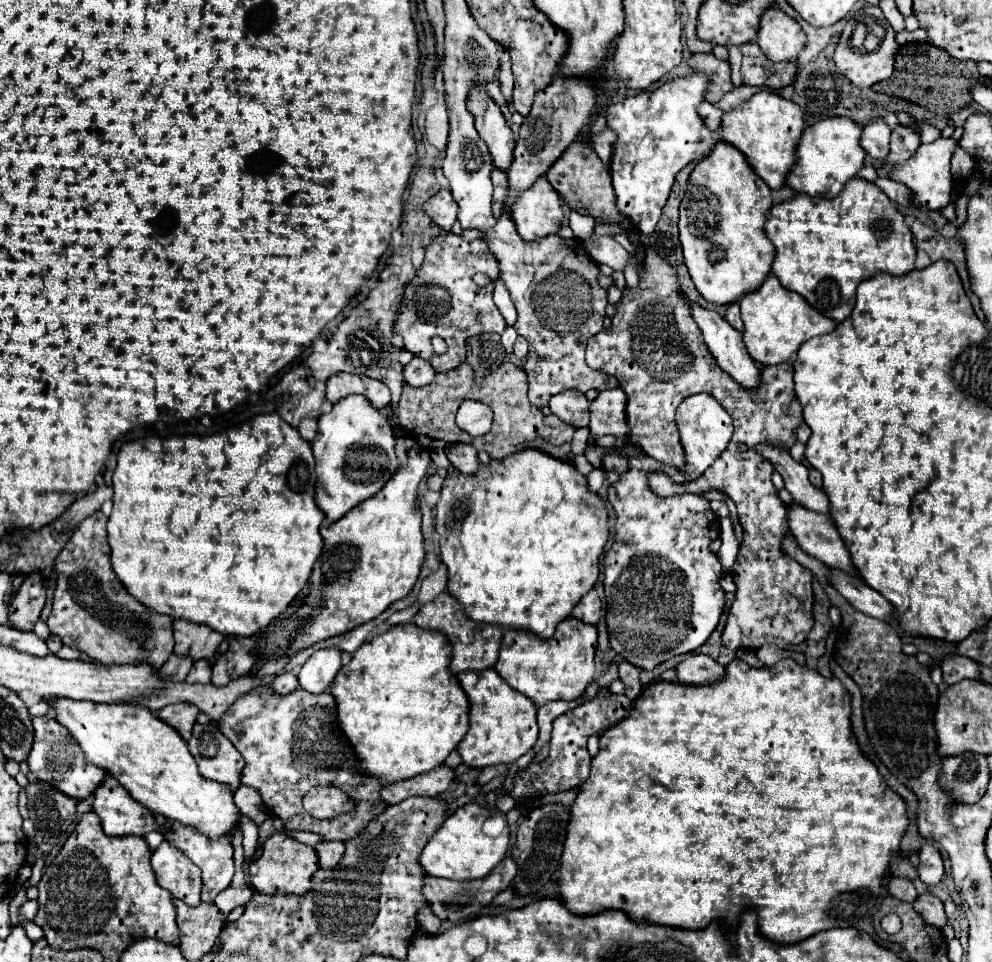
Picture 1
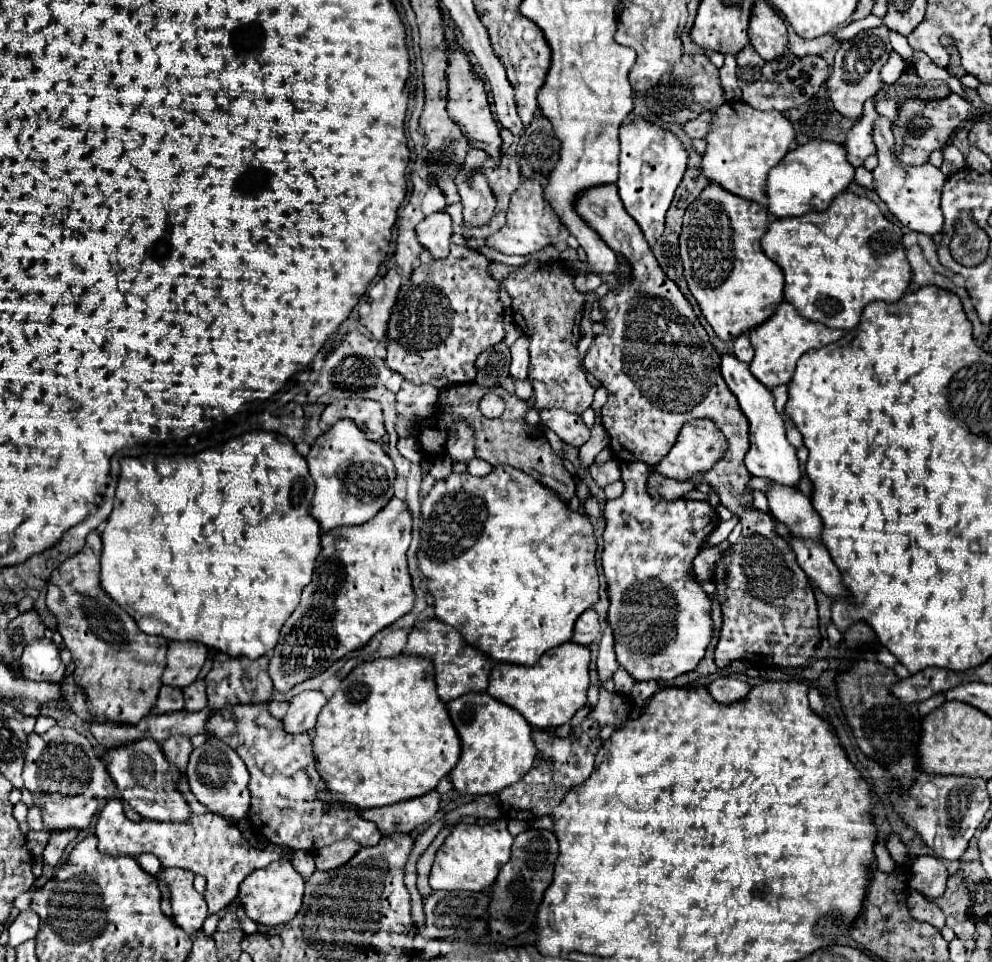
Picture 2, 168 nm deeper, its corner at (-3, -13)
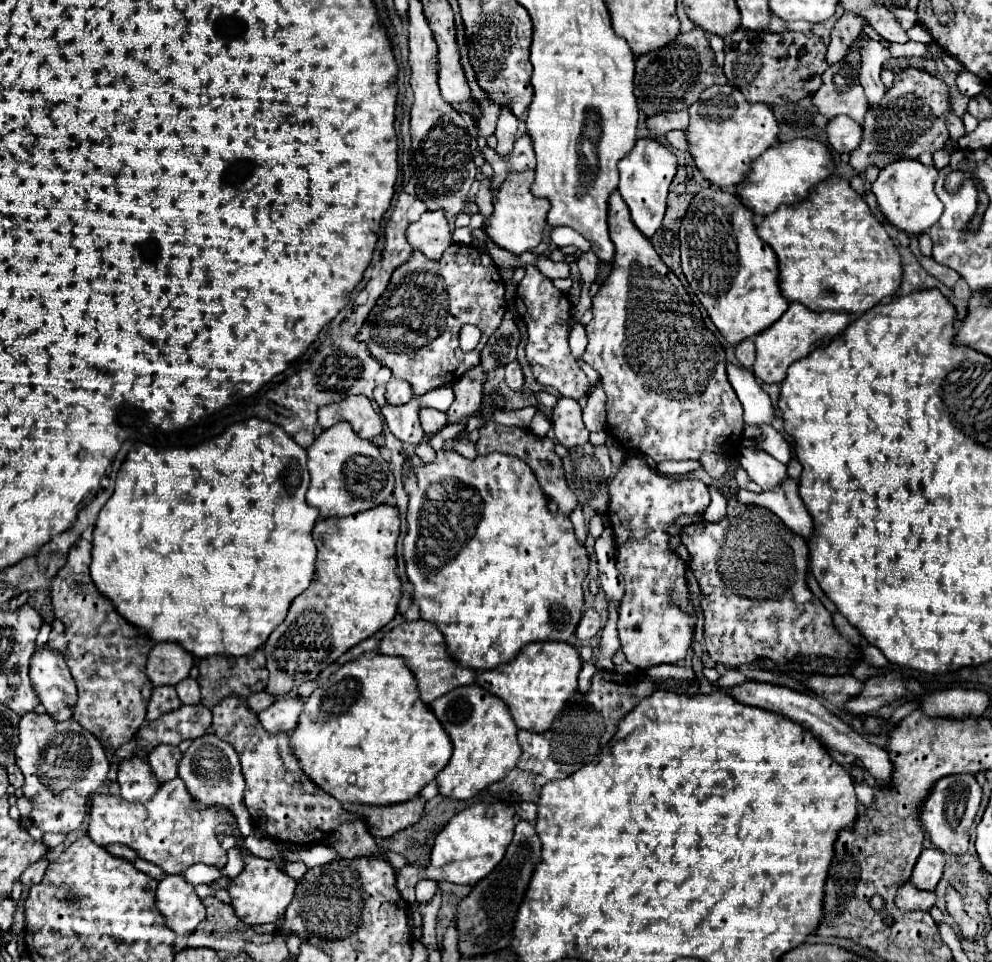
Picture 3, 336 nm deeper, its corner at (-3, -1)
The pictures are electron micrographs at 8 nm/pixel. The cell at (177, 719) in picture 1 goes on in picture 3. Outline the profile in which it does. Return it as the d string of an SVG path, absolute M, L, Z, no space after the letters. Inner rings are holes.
M157 745L149 753L149 763L151 763L153 774L162 785L177 776L179 761L182 758L180 751L181 749L175 745Z

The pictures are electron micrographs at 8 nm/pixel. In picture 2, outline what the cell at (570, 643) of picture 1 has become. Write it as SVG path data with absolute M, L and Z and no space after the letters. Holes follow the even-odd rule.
M563 643L561 647L553 647L551 651L547 651L545 655L541 655L541 659L533 665L533 667L523 667L523 665L509 665L509 663L497 663L491 671L489 677L489 687L487 693L513 707L515 711L519 711L531 727L535 729L551 729L551 727L559 727L563 723L567 723L585 703L587 703L587 687L589 687L589 649L583 645L575 645L575 643Z

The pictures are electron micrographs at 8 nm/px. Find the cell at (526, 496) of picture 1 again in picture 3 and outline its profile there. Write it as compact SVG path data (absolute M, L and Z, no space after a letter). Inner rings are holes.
M443 449L437 451L433 463L415 467L415 473L419 481L419 491L409 497L409 511L407 511L409 531L405 535L405 551L403 551L407 577L413 583L413 599L421 607L421 619L431 621L439 627L439 631L445 635L449 655L463 667L485 671L505 661L513 661L513 657L517 657L517 653L533 641L569 641L583 615L583 583L589 573L589 553L587 547L577 541L571 519L563 513L549 511L547 495L543 493L541 485L537 485L537 479L533 477L529 465L525 465L525 461L521 461L519 457L509 457L505 453L489 453L479 455L475 459L465 459L459 453Z

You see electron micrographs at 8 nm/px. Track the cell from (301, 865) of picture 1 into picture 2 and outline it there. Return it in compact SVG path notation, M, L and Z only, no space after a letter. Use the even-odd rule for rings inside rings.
M279 859L263 869L255 869L249 877L245 877L245 881L239 885L237 899L241 907L245 909L245 915L251 921L267 925L267 927L275 927L275 925L289 923L297 915L297 911L301 909L301 901L303 901L303 889L305 889L305 881L293 869L291 861Z

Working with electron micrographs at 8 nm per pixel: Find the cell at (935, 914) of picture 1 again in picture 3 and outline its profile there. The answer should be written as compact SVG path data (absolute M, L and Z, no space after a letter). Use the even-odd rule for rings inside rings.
M905 883L899 887L895 905L901 911L929 911L935 905L935 893L933 891L921 891L913 883Z

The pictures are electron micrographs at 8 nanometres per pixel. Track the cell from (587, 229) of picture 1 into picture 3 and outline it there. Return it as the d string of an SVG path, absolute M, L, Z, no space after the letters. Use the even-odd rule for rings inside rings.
M555 227L553 233L551 233L551 239L553 239L553 243L555 243L557 247L573 245L573 247L577 247L579 251L589 251L589 247L591 247L591 243L589 243L585 237L581 237L581 235L579 235L575 229L571 229L571 227Z

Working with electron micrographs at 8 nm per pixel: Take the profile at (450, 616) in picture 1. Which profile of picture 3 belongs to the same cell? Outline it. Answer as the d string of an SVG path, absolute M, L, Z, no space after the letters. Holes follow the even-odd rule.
M403 621L401 625L397 625L395 629L391 629L389 633L385 633L379 651L383 655L401 655L407 659L407 667L415 673L417 681L419 681L419 691L421 691L421 699L429 705L433 703L437 697L449 693L455 687L461 685L469 685L475 683L475 671L467 669L467 667L459 667L457 661L453 661L447 655L447 645L445 645L445 637L443 633L431 623L431 621Z

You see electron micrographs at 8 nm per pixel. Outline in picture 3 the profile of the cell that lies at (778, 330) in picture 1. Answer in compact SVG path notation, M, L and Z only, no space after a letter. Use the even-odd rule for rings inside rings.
M789 303L789 309L783 313L783 317L755 337L757 345L757 359L753 365L755 377L765 383L781 383L787 375L787 367L793 361L809 355L815 347L823 343L821 341L823 337L835 337L837 333L841 333L849 325L849 321L851 321L849 313L833 311L813 313L811 309L805 309L805 305L801 303Z

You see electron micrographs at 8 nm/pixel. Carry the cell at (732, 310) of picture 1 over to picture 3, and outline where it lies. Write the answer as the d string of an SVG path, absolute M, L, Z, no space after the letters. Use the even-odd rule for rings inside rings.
M745 339L745 341L741 341L741 343L737 345L735 355L737 355L739 363L741 363L743 367L749 369L749 367L753 365L753 361L755 361L755 343L753 343L753 339Z

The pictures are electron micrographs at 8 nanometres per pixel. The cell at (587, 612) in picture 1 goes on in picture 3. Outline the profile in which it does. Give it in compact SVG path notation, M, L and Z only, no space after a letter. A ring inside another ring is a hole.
M589 607L589 609L583 613L583 617L581 617L579 625L577 625L575 637L581 639L581 641L587 641L587 639L595 637L595 635L599 633L599 629L601 629L601 617L599 617L599 613L597 613L595 609Z

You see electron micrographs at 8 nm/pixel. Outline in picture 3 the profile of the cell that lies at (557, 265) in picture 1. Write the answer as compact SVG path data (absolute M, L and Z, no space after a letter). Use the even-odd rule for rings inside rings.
M535 265L525 267L525 275L517 287L515 305L527 325L527 361L533 369L537 383L557 389L561 395L571 399L581 399L589 393L589 379L577 365L575 357L569 351L567 335L569 335L569 319L571 319L571 301L569 297L553 285L549 277L545 277Z

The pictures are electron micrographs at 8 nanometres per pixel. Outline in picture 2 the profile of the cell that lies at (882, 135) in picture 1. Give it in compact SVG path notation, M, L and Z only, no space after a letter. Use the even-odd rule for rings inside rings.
M875 97L865 101L865 109L863 109L863 119L857 121L847 137L845 137L845 151L847 151L847 161L853 167L863 165L863 161L875 153L875 145L873 145L873 119L877 119L877 111L875 111Z

